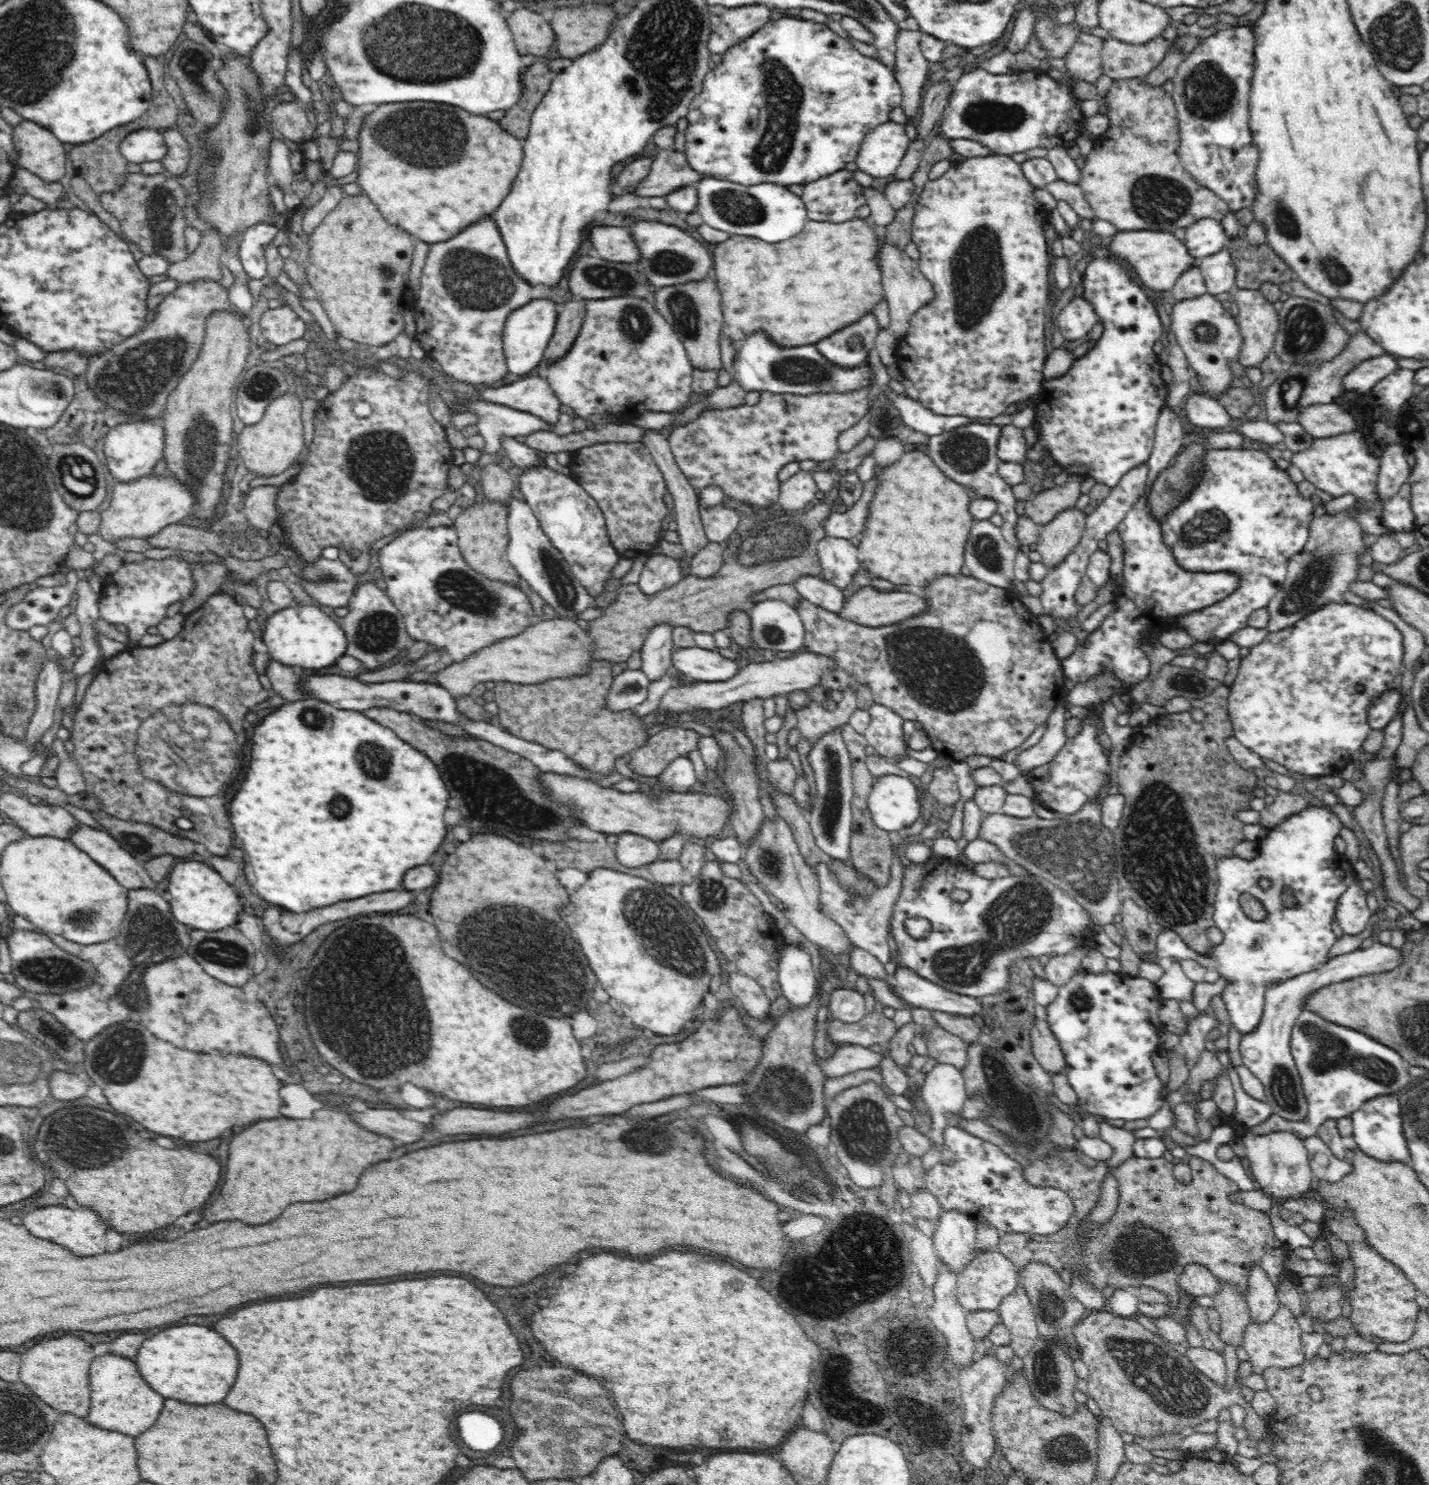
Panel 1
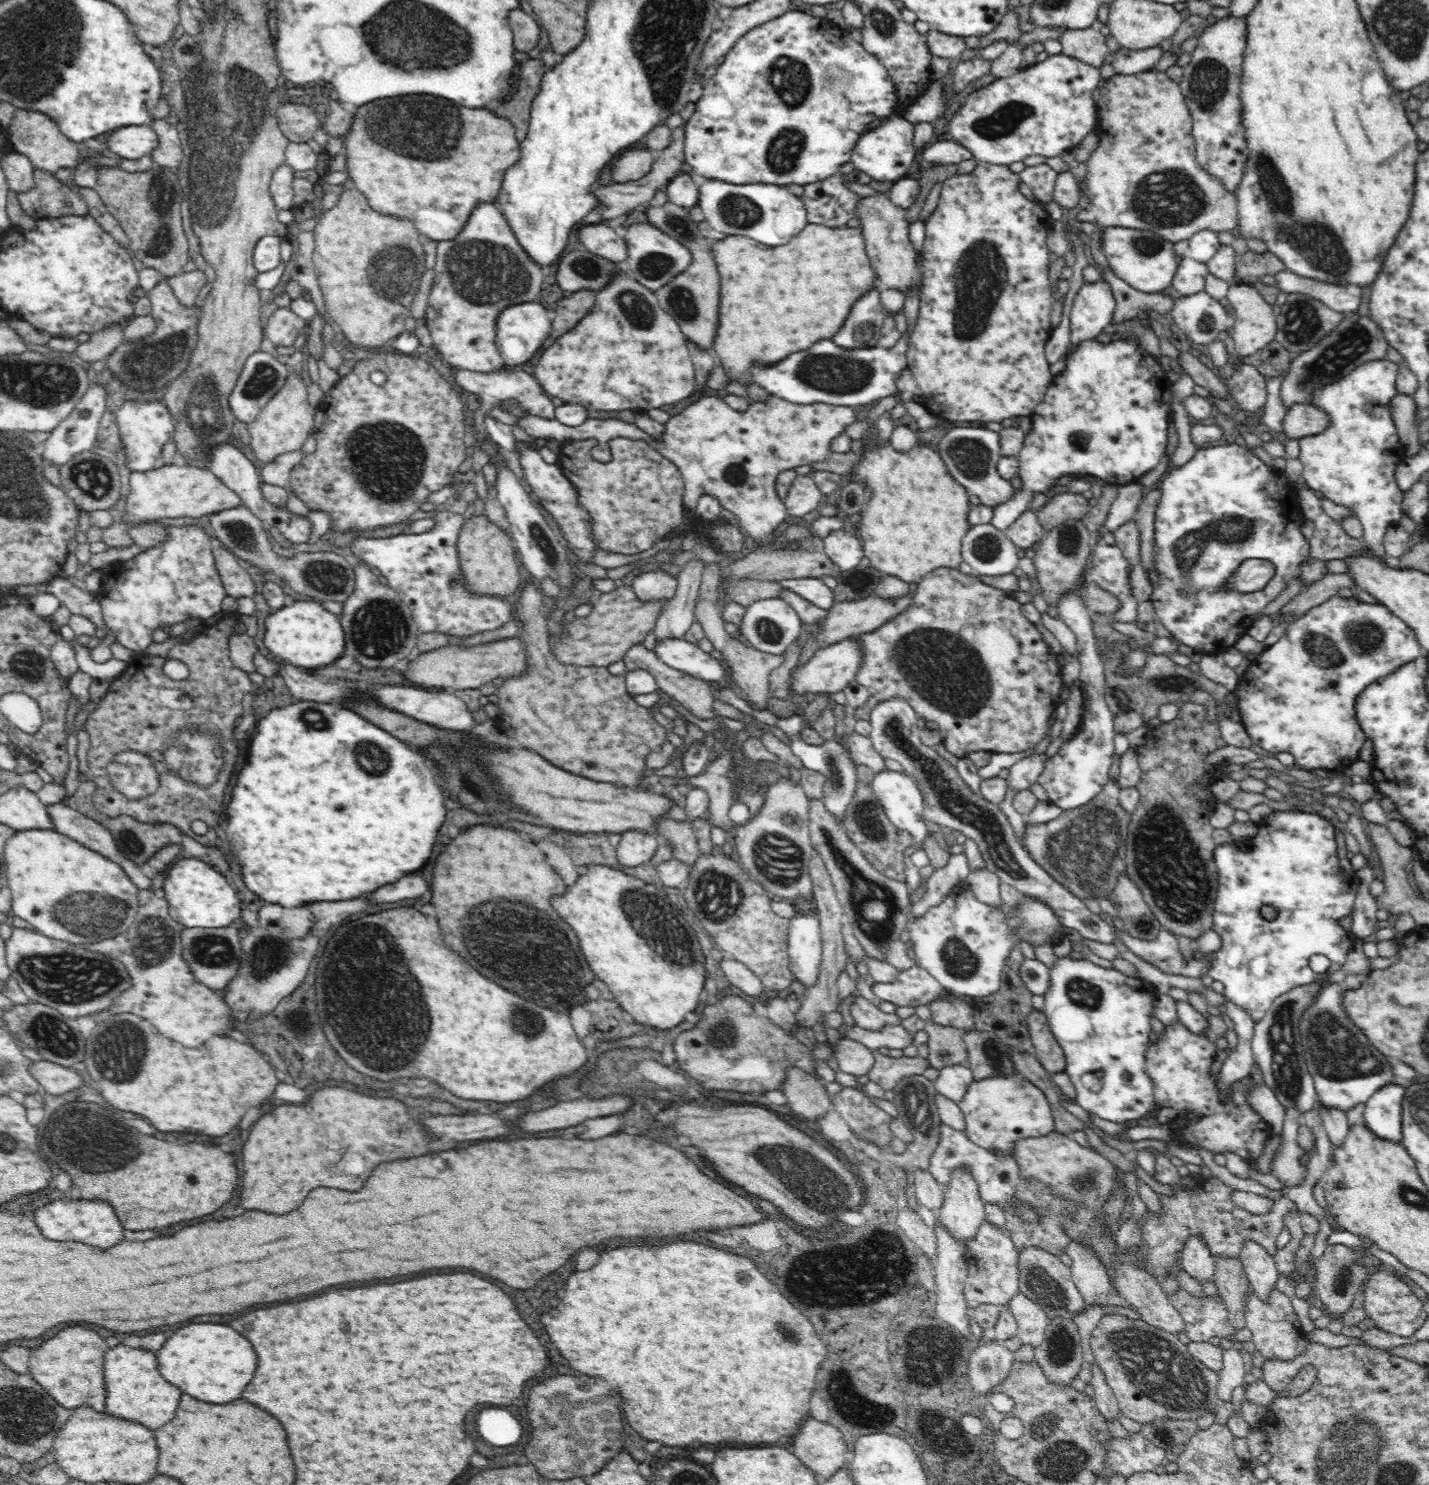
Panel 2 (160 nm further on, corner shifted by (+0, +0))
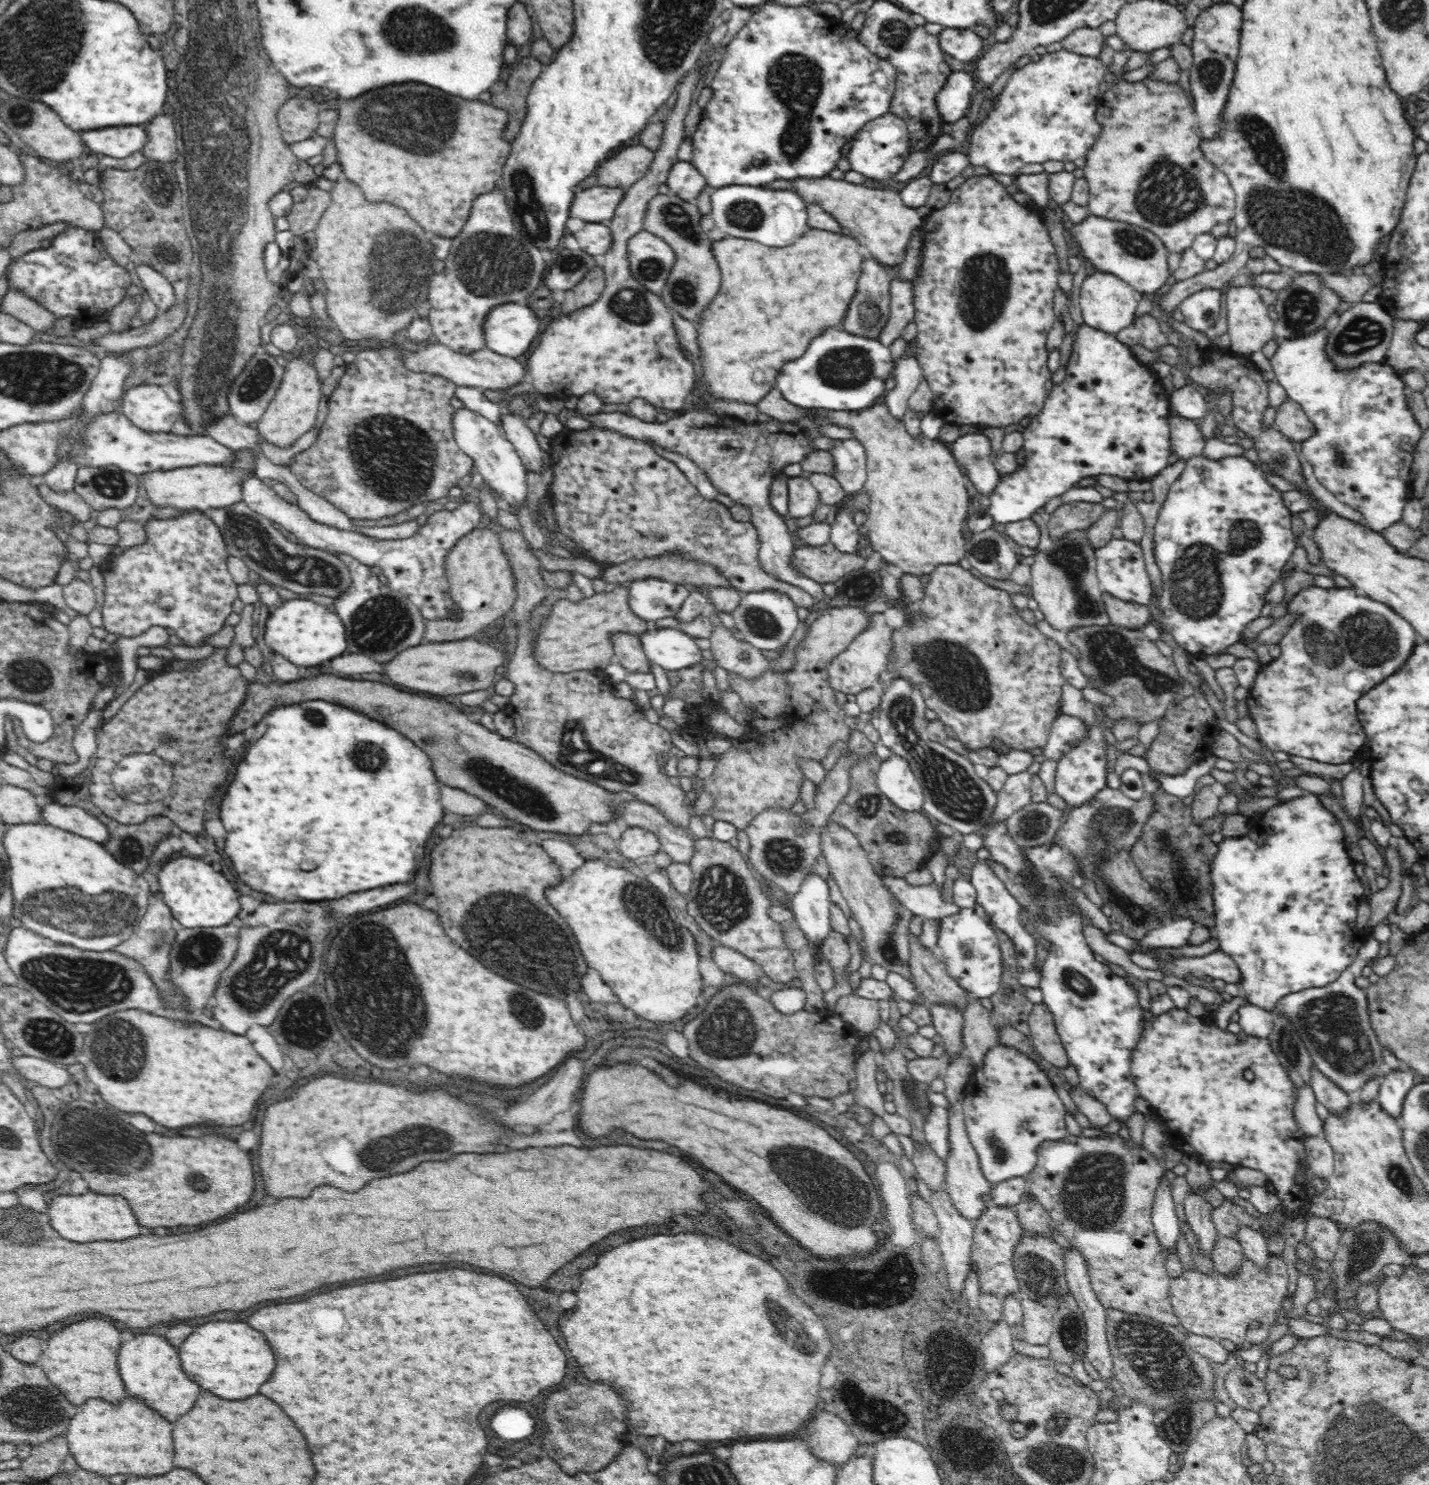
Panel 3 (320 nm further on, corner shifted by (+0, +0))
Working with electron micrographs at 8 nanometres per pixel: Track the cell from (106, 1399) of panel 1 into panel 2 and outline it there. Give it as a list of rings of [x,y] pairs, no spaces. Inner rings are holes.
[[[118,1346],[106,1352],[103,1390],[103,1412],[107,1416],[128,1418],[152,1430],[162,1426],[162,1422],[170,1422],[170,1414],[174,1414],[174,1406],[178,1406],[178,1398],[182,1396],[178,1394],[178,1390],[170,1390],[170,1386],[166,1386],[166,1382],[162,1382],[158,1374],[154,1374],[154,1352],[128,1346]]]

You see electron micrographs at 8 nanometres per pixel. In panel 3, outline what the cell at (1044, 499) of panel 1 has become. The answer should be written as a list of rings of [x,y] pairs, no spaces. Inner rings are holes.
[[[1083,501],[1064,503],[1046,519],[1050,539],[1056,542],[1056,540],[1062,539],[1067,532],[1079,529],[1087,531],[1105,511],[1102,503]]]

